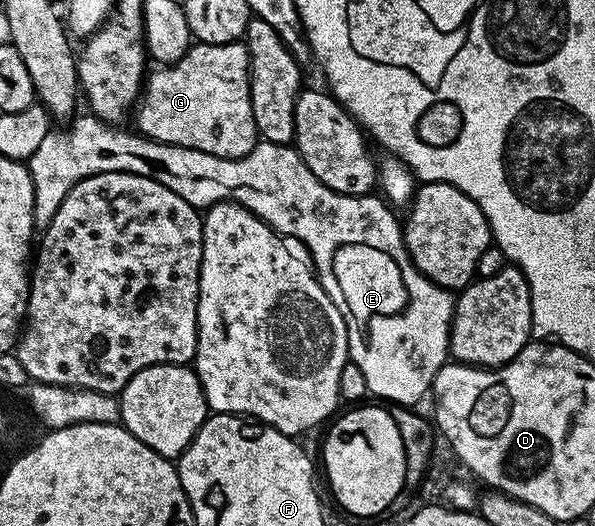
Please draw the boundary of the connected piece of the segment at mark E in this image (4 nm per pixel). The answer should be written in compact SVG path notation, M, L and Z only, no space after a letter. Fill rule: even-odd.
M93 115L87 118L86 125L76 126L71 137L58 131L44 135L40 147L32 151L28 160L34 196L34 224L39 230L46 229L48 223L52 223L52 215L56 215L60 203L64 203L64 195L68 195L70 188L93 173L131 173L147 177L168 187L168 191L176 191L184 203L199 211L205 211L221 201L235 201L260 218L275 233L286 239L295 237L307 249L305 252L319 283L324 287L328 299L336 303L344 319L348 357L364 374L368 394L383 397L378 398L383 402L395 401L398 407L414 407L425 393L427 396L431 392L434 376L448 361L455 298L451 290L432 283L415 267L410 252L406 250L403 226L399 218L398 221L394 218L395 210L381 196L353 197L324 187L324 183L320 183L320 179L308 171L293 144L281 145L259 140L252 151L248 151L248 155L221 157L208 155L208 151L192 147L166 145L134 131L124 133L120 130L122 128Z

